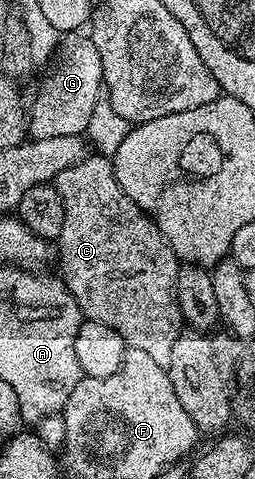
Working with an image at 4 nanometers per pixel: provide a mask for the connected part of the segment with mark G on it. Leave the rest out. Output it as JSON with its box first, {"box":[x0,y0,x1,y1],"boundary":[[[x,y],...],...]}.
{"box":[28,31,103,139],"boundary":[[[79,31],[65,33],[57,46],[54,62],[28,110],[28,132],[33,139],[83,135],[92,116],[92,108],[102,94],[103,65],[100,52],[89,35]]]}

